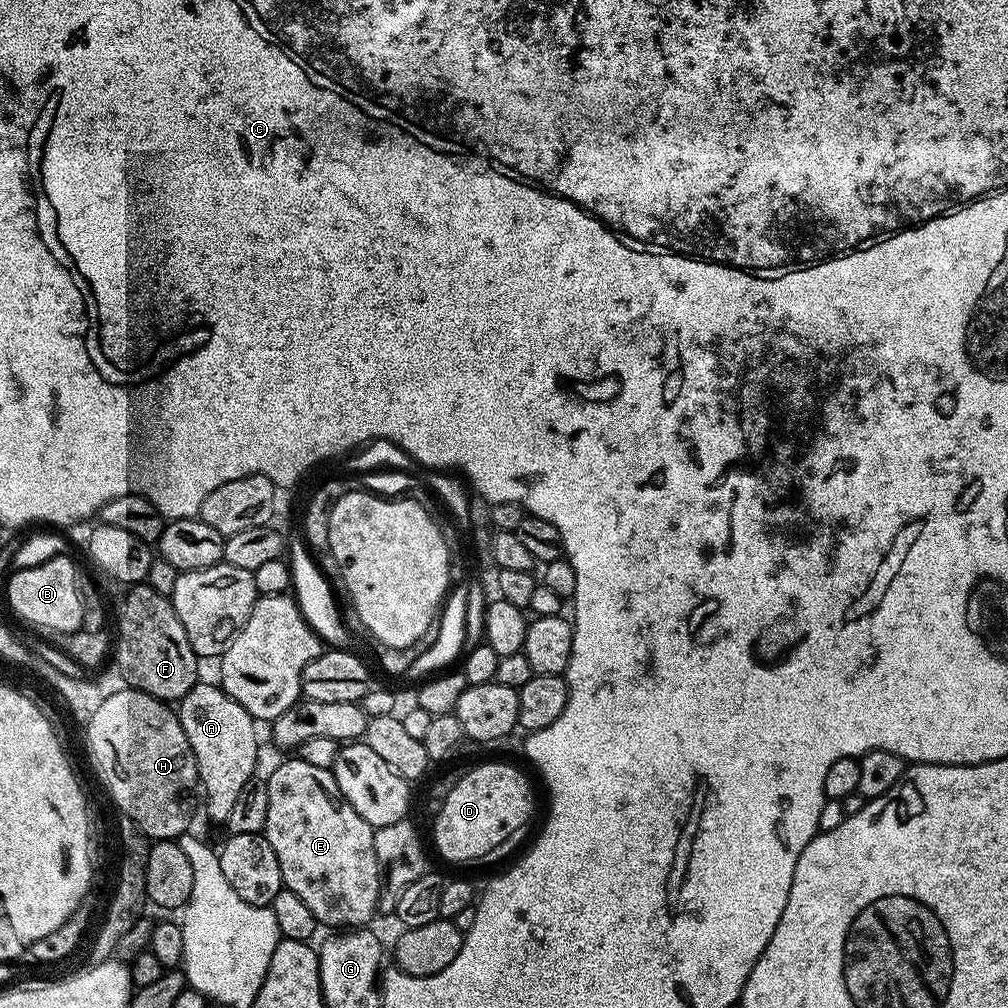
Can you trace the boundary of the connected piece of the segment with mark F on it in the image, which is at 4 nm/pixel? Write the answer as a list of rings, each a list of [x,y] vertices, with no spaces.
[[[141,582],[127,589],[128,597],[120,608],[120,633],[114,636],[115,663],[128,680],[131,687],[145,692],[165,702],[178,702],[194,685],[198,683],[198,662],[196,652],[190,646],[190,638],[186,638],[186,630],[182,622],[178,622],[178,614],[172,608],[169,597],[158,594],[149,588],[147,583]]]

